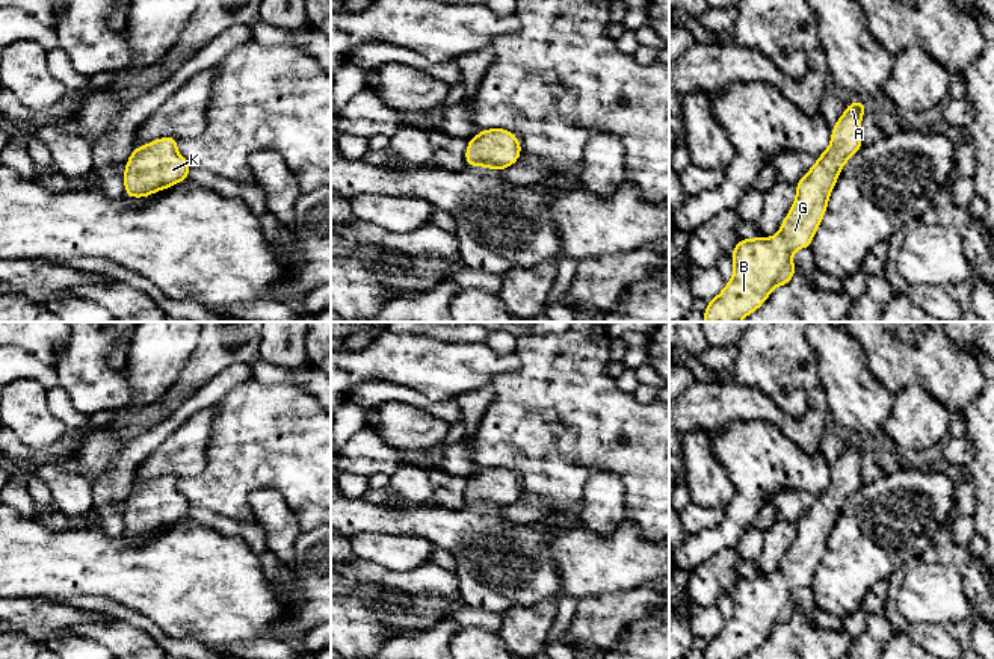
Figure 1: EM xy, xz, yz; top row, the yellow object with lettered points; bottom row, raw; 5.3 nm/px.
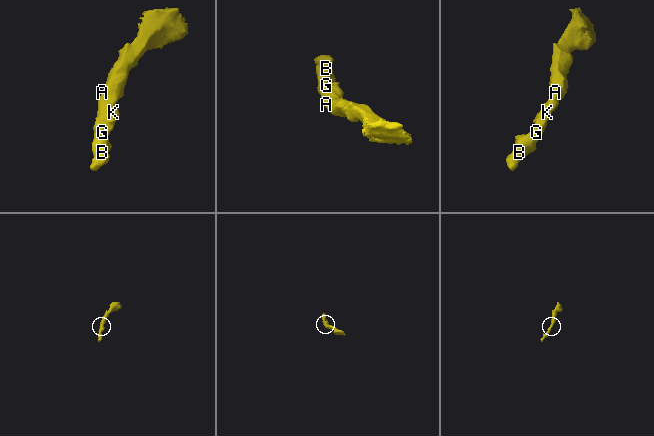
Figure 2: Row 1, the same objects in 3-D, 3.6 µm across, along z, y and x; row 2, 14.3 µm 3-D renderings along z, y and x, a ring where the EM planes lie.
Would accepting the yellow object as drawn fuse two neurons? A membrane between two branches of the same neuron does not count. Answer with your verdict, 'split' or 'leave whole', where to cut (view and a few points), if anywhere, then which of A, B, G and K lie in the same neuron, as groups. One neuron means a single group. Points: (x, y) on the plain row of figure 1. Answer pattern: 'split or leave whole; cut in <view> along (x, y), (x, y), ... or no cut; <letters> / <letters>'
leave whole; no cut; A B G K

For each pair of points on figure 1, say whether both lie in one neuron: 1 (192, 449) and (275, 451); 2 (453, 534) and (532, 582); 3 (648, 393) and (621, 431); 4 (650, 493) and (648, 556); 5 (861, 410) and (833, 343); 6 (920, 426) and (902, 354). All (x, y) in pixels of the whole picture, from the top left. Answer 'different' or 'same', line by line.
1: different
2: same
3: different
4: different
5: same
6: different

